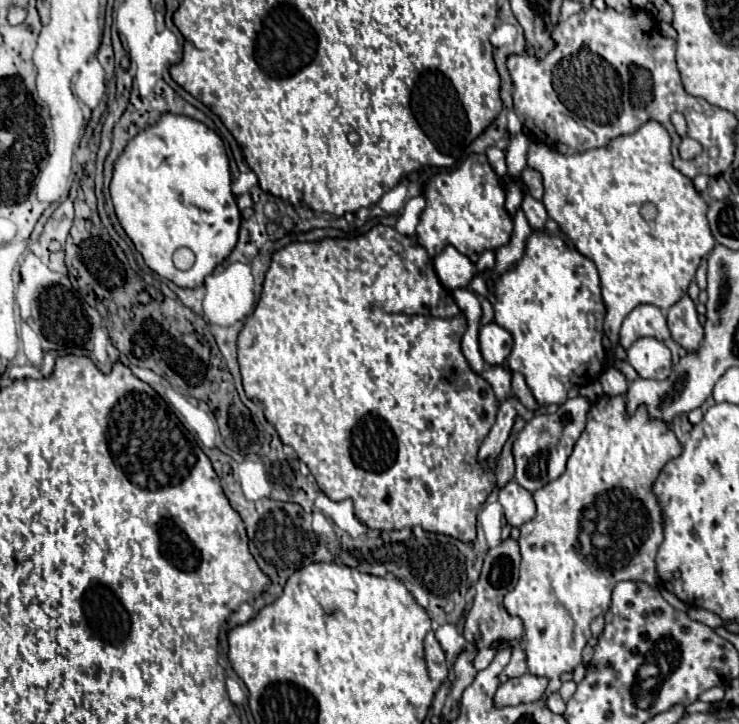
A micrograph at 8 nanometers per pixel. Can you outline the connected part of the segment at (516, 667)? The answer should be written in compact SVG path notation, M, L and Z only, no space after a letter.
M509 640L505 642L505 646L513 646L513 656L511 656L511 662L507 664L505 672L503 672L503 682L509 680L509 678L517 678L521 674L525 674L527 670L527 662L525 662L525 652L521 650L521 642L519 640Z

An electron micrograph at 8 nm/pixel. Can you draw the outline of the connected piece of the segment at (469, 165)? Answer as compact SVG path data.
M473 154L455 170L441 172L435 178L431 178L425 186L425 200L427 200L427 206L417 226L417 244L421 244L431 258L437 256L445 246L455 246L461 254L469 256L473 252L481 254L485 250L497 250L511 240L513 216L505 210L505 190L501 186L499 176L487 162L485 154Z

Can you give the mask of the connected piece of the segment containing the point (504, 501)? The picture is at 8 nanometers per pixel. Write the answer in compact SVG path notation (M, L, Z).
M515 480L499 490L499 504L503 506L503 516L511 528L519 528L535 518L533 494L523 490Z

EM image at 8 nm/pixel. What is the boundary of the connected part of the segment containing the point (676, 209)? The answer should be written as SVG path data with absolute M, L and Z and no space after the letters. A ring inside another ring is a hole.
M647 122L635 134L613 138L607 146L587 150L583 154L559 154L549 146L533 142L529 146L527 164L541 172L545 196L543 206L547 214L559 224L561 232L575 244L575 248L595 262L601 278L601 294L607 306L605 336L611 340L607 348L607 362L611 366L615 358L615 346L619 342L619 328L623 318L639 304L653 304L657 308L671 308L681 296L687 294L689 284L695 278L699 262L715 248L707 224L707 202L695 190L693 180L681 174L673 166L671 136L659 126L659 122ZM653 202L657 208L655 220L643 220L641 206Z

